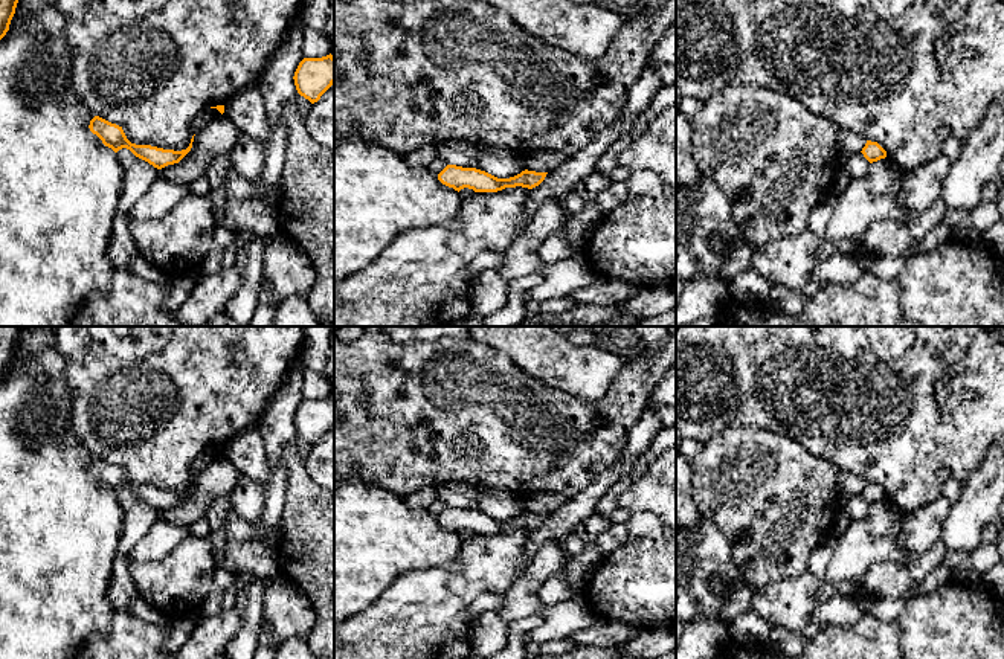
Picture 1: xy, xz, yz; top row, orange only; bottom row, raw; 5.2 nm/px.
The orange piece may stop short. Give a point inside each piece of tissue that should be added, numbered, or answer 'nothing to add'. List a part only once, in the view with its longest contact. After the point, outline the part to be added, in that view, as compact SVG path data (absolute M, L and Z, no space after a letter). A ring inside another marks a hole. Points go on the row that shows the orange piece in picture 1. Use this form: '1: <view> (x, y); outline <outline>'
nothing to add

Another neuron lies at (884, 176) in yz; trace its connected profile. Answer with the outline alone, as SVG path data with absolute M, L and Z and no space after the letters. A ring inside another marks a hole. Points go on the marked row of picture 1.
M890 157L870 163L868 182L873 194L890 195L900 207L906 207L899 186L902 169L897 168Z

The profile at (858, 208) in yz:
M867 177L853 178L844 194L838 197L835 212L822 235L835 243L858 238L874 221L887 218L905 224L908 209L900 207L890 195L873 194Z

